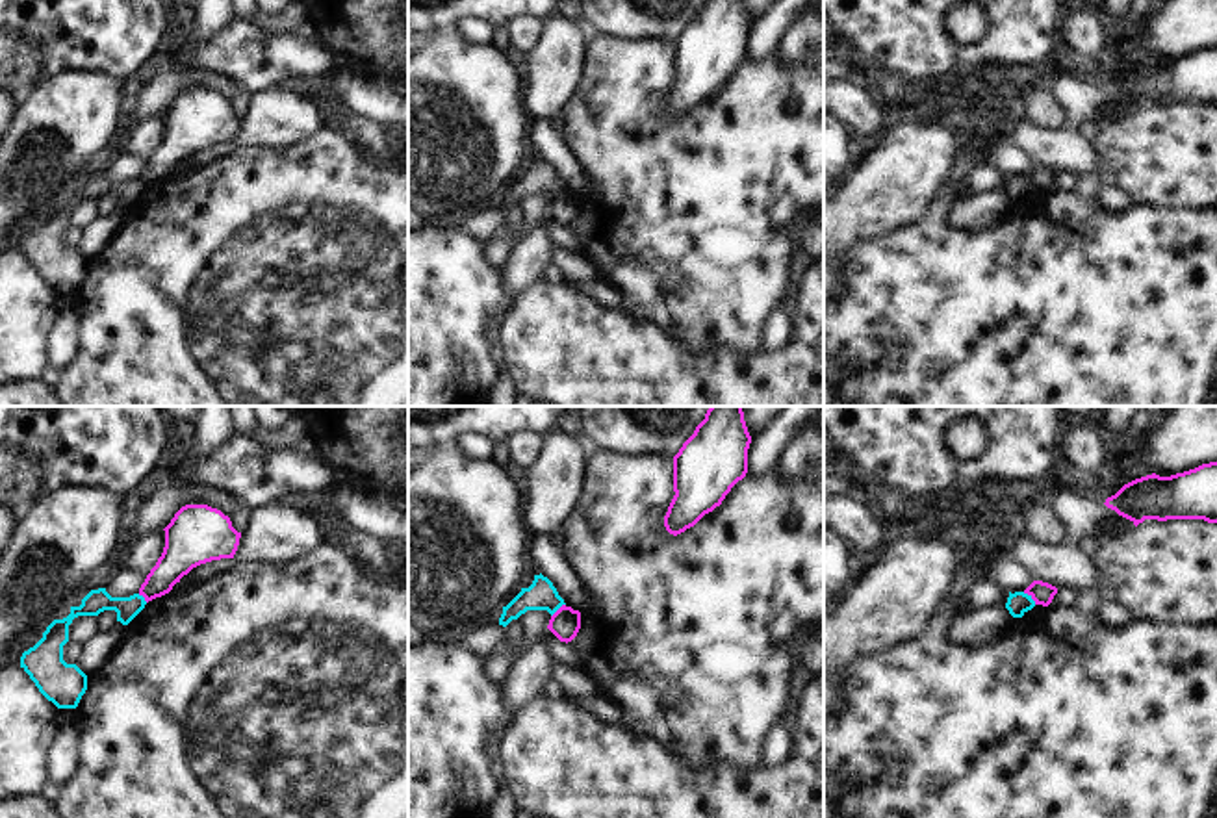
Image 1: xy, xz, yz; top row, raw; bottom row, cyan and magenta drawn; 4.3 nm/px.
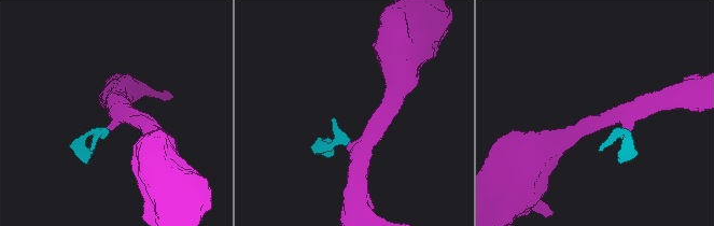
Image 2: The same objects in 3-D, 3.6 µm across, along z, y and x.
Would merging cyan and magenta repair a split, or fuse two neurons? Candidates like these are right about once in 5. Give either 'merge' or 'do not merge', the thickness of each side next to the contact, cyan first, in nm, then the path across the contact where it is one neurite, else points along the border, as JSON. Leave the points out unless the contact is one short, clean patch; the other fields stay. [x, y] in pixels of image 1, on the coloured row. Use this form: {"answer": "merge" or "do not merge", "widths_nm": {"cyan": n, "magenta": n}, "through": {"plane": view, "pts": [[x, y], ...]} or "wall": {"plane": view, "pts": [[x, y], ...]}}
{"answer": "do not merge", "widths_nm": {"cyan": 100, "magenta": 100}, "wall": {"plane": "yz", "pts": [[1023, 592], [1036, 603]]}}

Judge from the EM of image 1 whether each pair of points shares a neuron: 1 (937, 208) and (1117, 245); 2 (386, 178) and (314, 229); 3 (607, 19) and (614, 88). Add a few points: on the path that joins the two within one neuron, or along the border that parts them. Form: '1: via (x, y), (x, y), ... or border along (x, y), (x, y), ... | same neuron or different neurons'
1: via (969, 245), (1069, 245) | same neuron
2: via (368, 197), (333, 229) | same neuron
3: border along (589, 30), (600, 36), (652, 39) | different neurons

